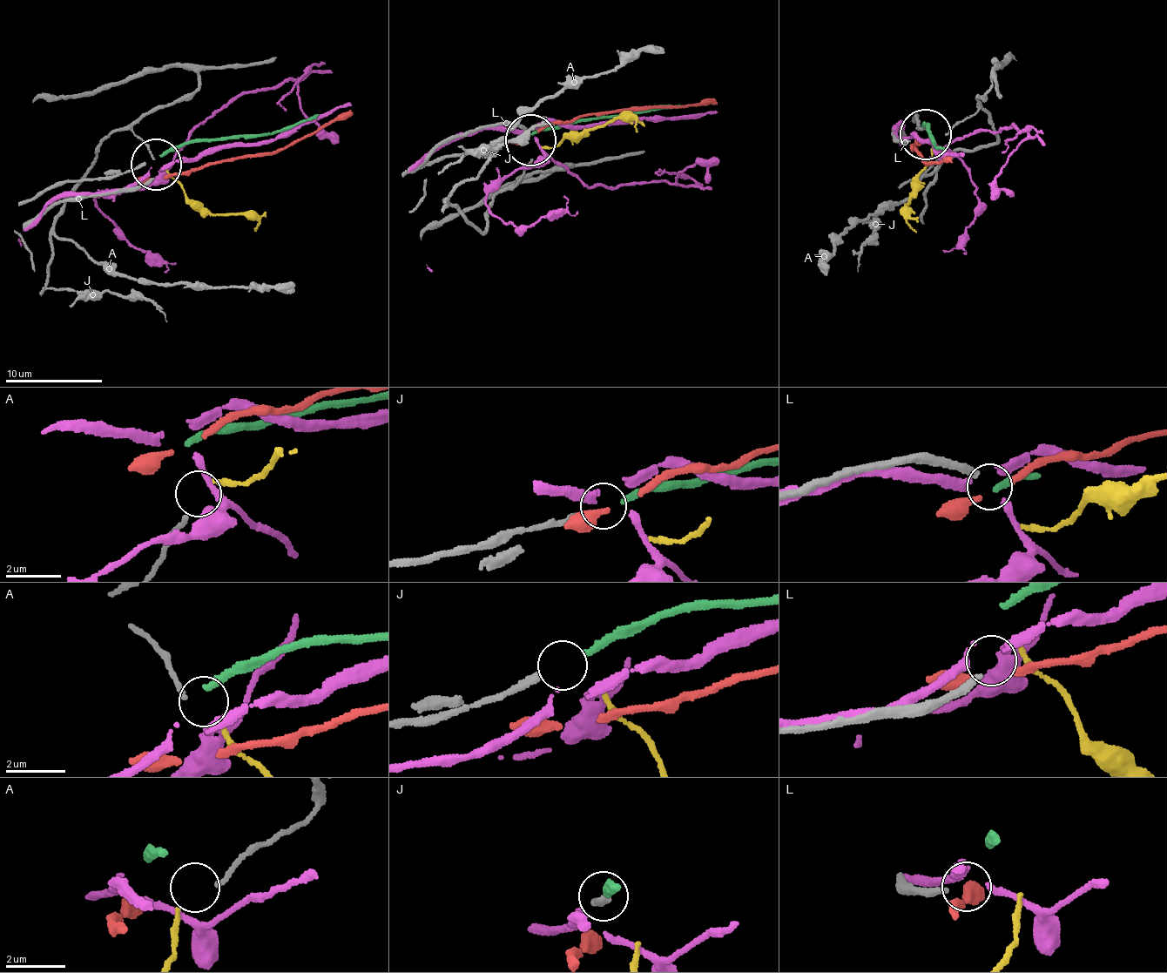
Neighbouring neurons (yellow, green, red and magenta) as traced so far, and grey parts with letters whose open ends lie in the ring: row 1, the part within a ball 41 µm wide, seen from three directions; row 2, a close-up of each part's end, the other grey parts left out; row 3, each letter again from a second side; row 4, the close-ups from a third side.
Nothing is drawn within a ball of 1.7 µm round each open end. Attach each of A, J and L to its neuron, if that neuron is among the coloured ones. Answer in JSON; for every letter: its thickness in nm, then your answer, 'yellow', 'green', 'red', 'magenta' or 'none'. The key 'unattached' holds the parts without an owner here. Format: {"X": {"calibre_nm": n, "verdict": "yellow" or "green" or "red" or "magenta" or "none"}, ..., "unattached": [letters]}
{"A": {"calibre_nm": 150, "verdict": "yellow"}, "J": {"calibre_nm": 280, "verdict": "green"}, "L": {"calibre_nm": 240, "verdict": "none"}, "unattached": ["L"]}

